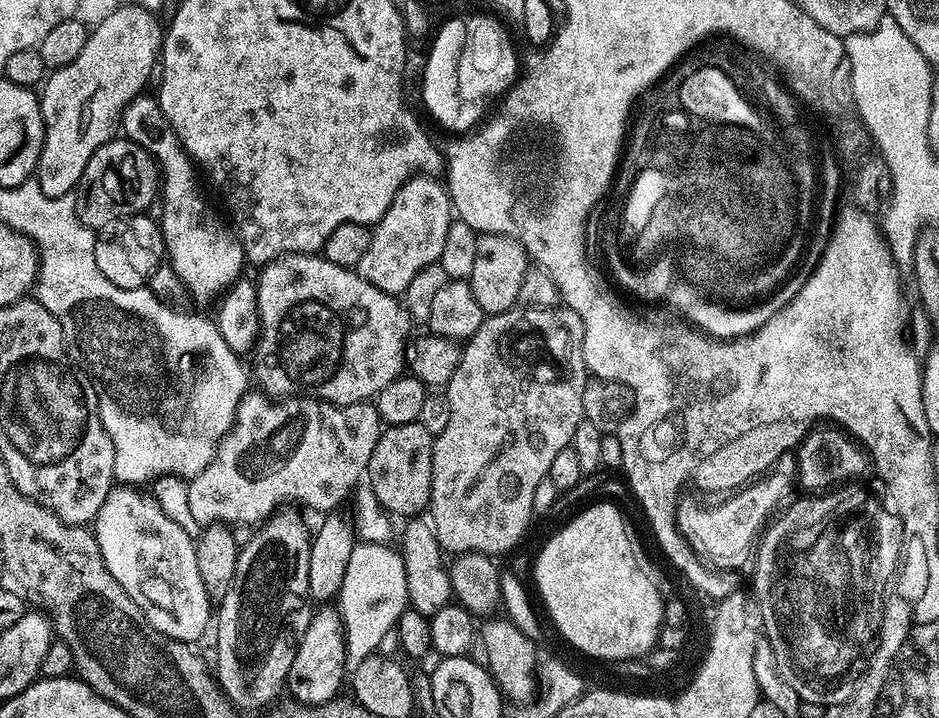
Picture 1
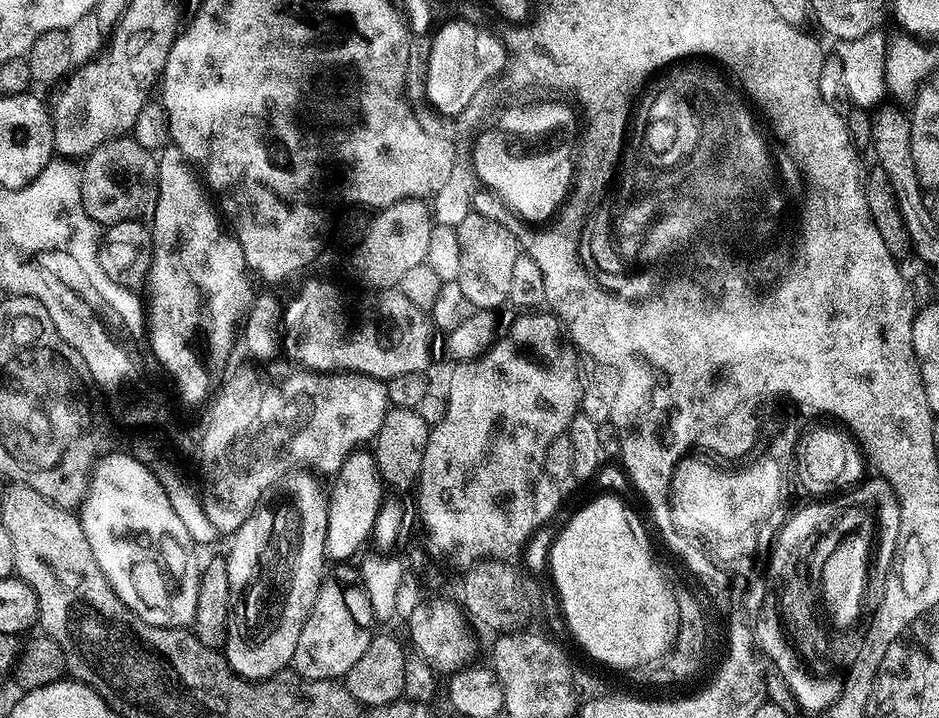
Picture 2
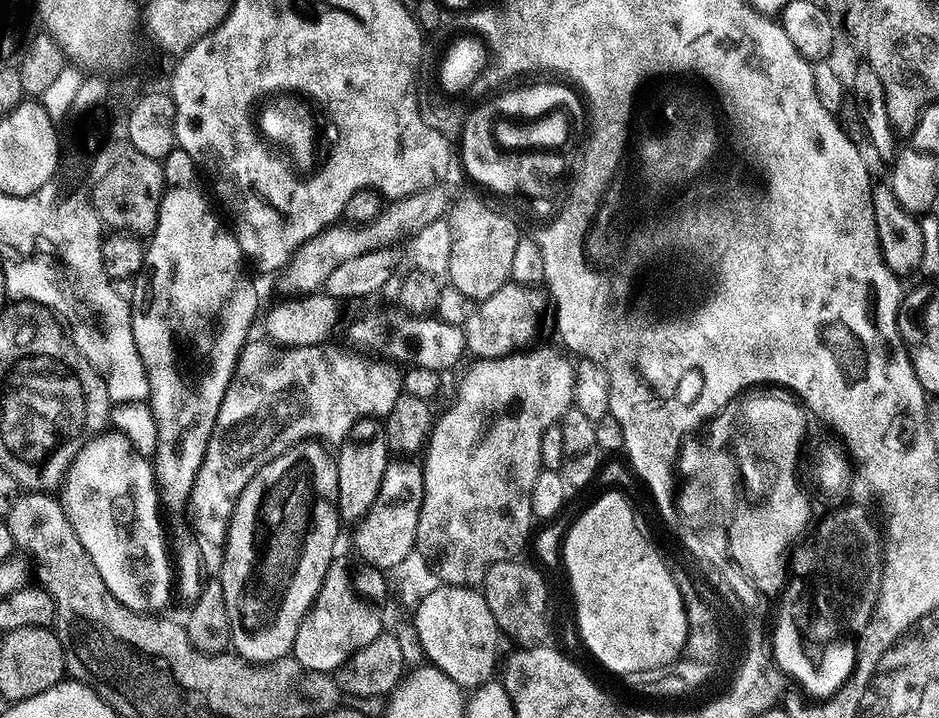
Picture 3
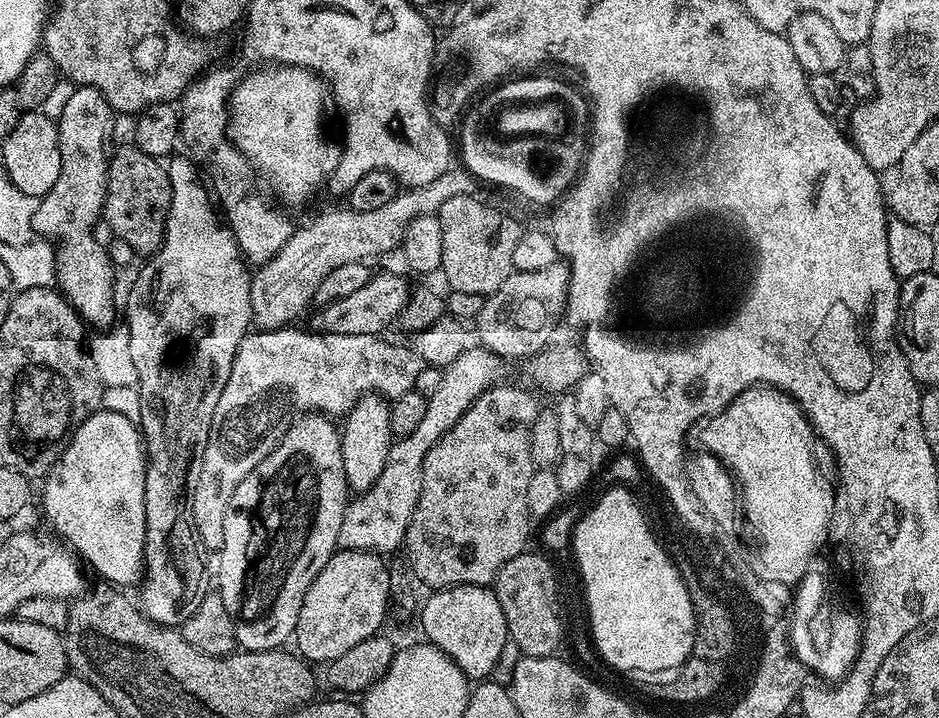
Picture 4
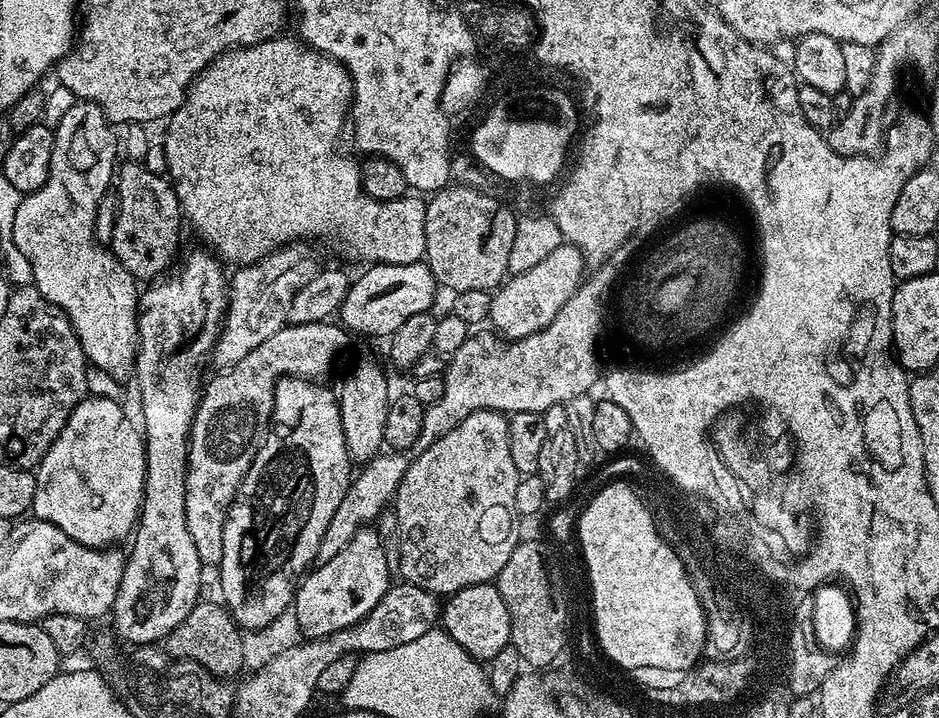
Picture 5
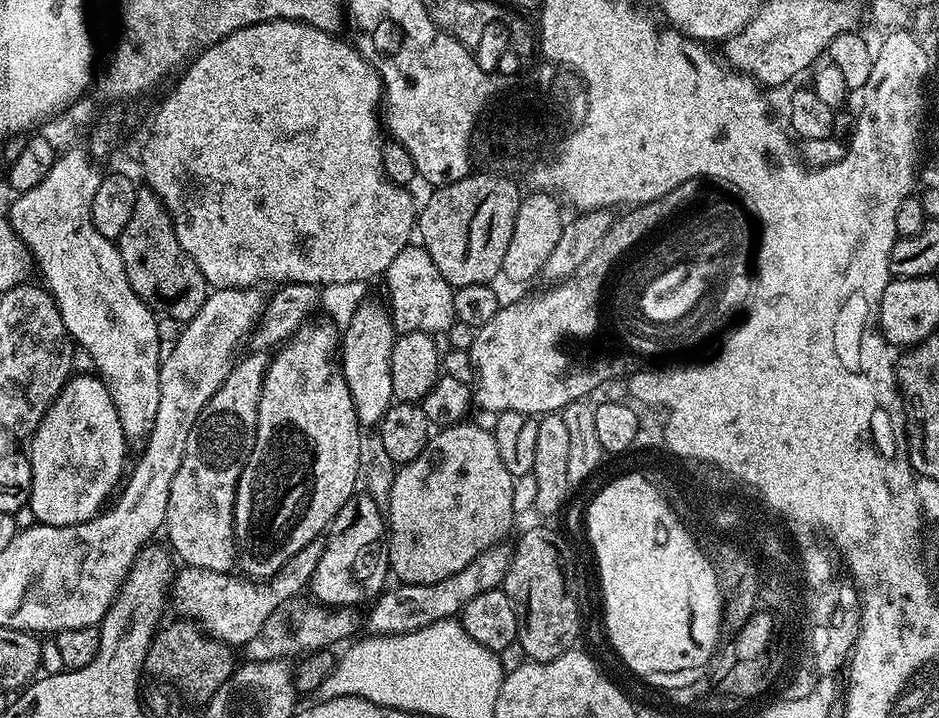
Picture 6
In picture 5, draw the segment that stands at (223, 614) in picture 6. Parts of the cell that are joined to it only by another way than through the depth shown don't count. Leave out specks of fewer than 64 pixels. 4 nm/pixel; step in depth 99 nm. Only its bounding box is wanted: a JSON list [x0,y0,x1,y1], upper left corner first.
[315,450,410,565]

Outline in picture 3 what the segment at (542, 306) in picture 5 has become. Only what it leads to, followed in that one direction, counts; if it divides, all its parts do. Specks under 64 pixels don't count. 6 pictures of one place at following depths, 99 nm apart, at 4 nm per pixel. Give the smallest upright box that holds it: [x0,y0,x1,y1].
[463,282,540,360]

